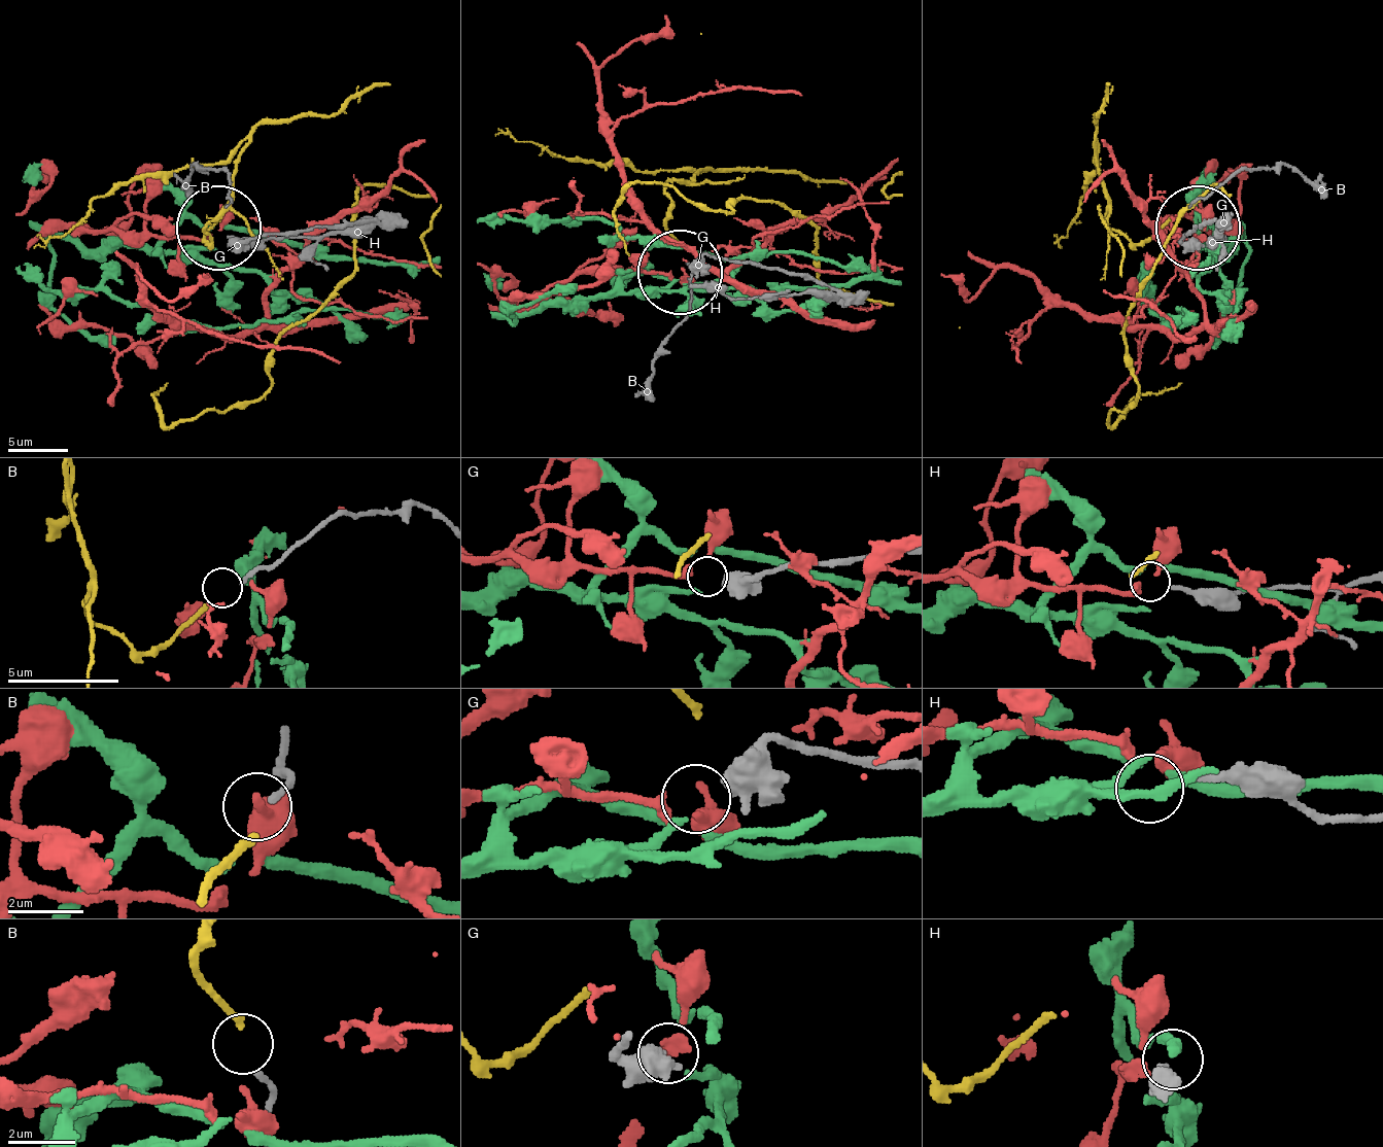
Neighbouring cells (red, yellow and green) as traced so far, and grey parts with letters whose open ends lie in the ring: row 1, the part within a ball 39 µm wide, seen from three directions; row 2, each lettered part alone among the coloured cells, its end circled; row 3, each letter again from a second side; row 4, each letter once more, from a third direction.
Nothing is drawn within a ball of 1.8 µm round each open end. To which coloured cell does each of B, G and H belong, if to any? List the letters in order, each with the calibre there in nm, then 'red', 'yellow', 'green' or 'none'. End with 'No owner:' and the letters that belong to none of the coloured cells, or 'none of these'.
B: calibre 170 nm; yellow
G: calibre 650 nm; green
H: calibre 220 nm; red
No owner: none of these

